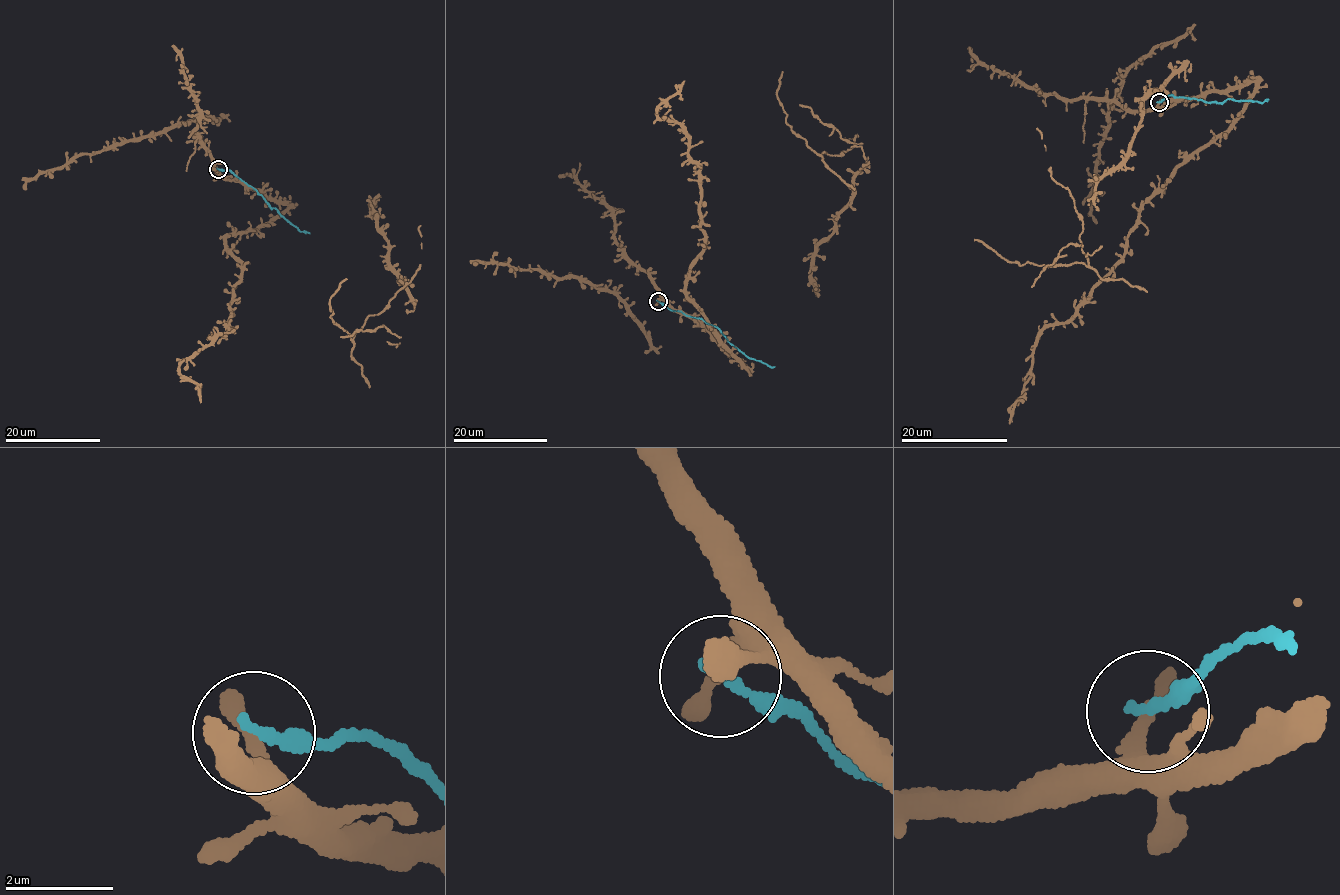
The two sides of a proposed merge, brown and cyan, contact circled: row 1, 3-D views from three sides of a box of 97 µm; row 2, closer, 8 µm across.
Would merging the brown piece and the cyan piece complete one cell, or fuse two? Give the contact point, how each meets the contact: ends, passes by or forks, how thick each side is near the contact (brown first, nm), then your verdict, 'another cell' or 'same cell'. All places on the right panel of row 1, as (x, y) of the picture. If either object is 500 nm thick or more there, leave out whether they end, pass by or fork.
place (1159, 102); brown ends; cyan ends; calibres 360 and 240 nm; another cell

